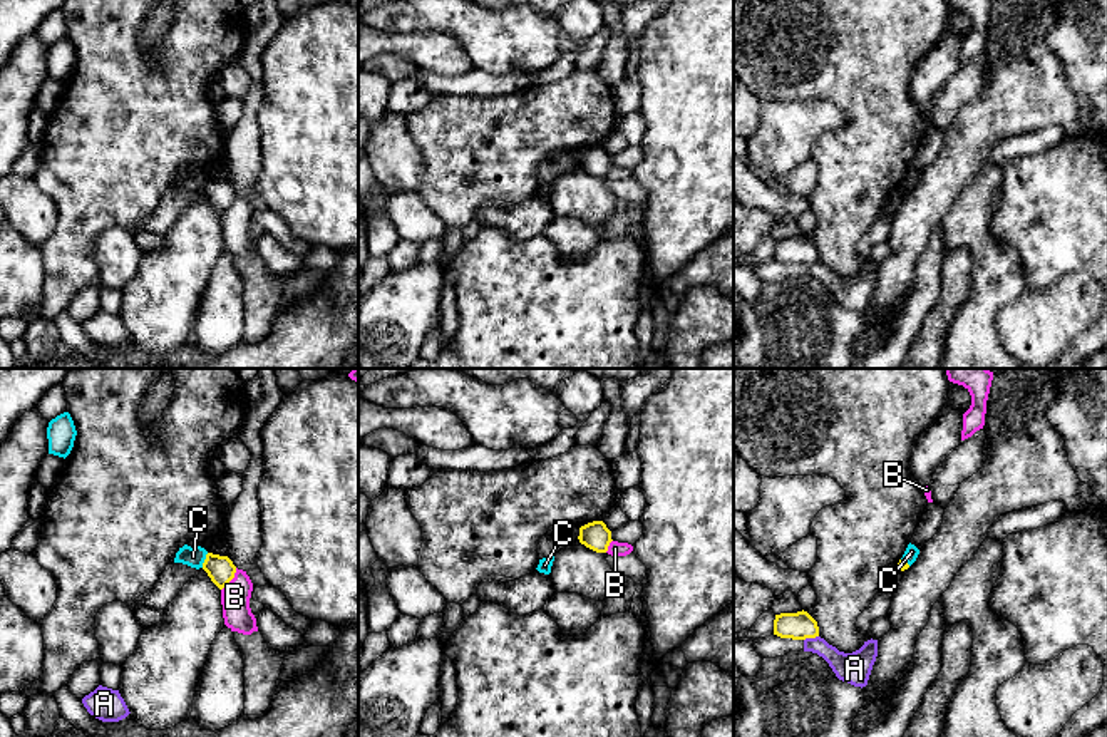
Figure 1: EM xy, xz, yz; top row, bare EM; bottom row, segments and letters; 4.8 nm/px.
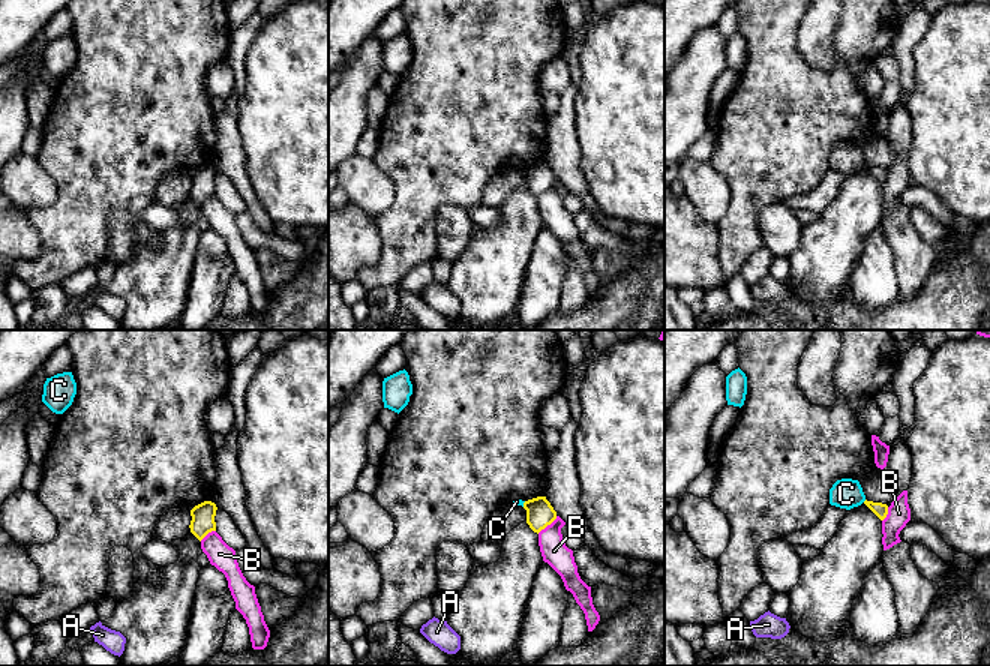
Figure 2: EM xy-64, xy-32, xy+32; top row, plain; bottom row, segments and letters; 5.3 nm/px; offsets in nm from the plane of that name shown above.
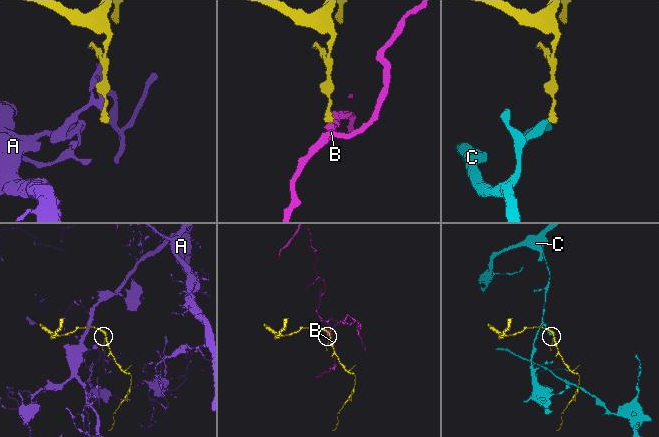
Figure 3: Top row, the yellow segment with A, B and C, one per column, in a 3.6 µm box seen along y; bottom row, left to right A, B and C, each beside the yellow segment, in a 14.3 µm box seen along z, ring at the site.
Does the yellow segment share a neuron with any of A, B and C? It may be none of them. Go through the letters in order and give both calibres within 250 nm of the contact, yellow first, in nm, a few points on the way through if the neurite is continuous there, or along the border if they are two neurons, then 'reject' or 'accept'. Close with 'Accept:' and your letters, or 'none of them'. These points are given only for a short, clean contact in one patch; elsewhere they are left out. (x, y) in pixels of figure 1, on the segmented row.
A: calibres 140 and 140 nm; border yz (818, 635), (804, 640); reject
B: calibres 130 and 140 nm; border xy (236, 568), (231, 580), (221, 590); reject
C: calibres 130 and 100 nm; border xy (208, 553), (201, 566); reject
Accept: none of them

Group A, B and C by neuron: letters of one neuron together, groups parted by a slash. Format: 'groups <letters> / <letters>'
groups A / B / C

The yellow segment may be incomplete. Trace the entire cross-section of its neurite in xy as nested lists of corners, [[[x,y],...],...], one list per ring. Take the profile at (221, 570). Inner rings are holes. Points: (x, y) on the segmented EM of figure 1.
[[[213,553],[206,554],[203,570],[208,573],[211,581],[219,590],[223,590],[234,578],[234,573],[236,573],[236,566],[233,564],[233,561],[228,556],[219,556],[219,554],[213,554]]]

